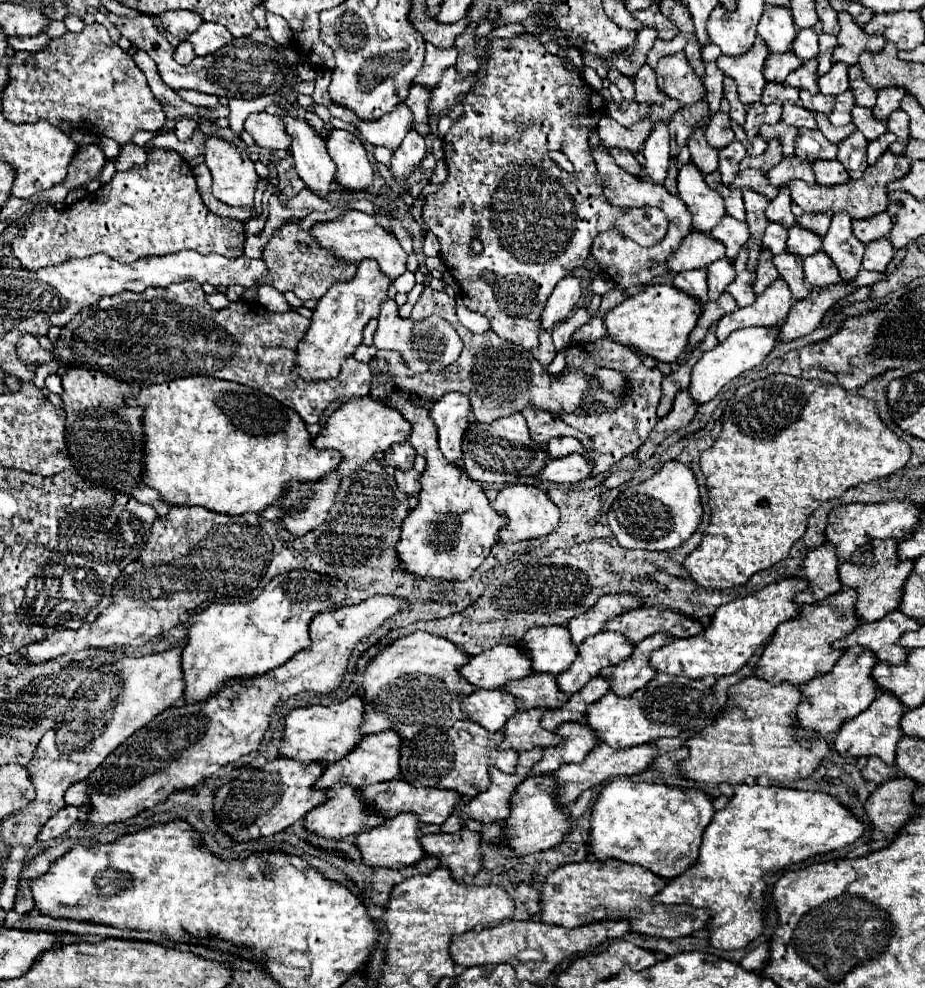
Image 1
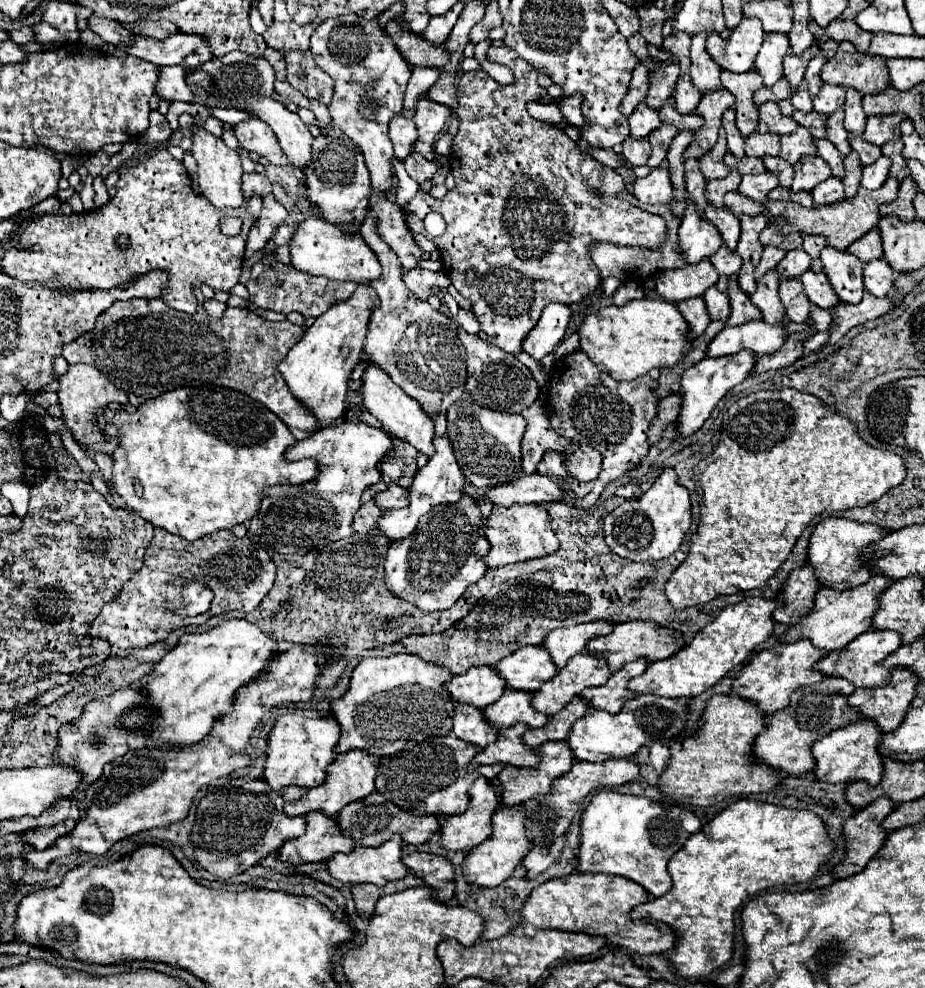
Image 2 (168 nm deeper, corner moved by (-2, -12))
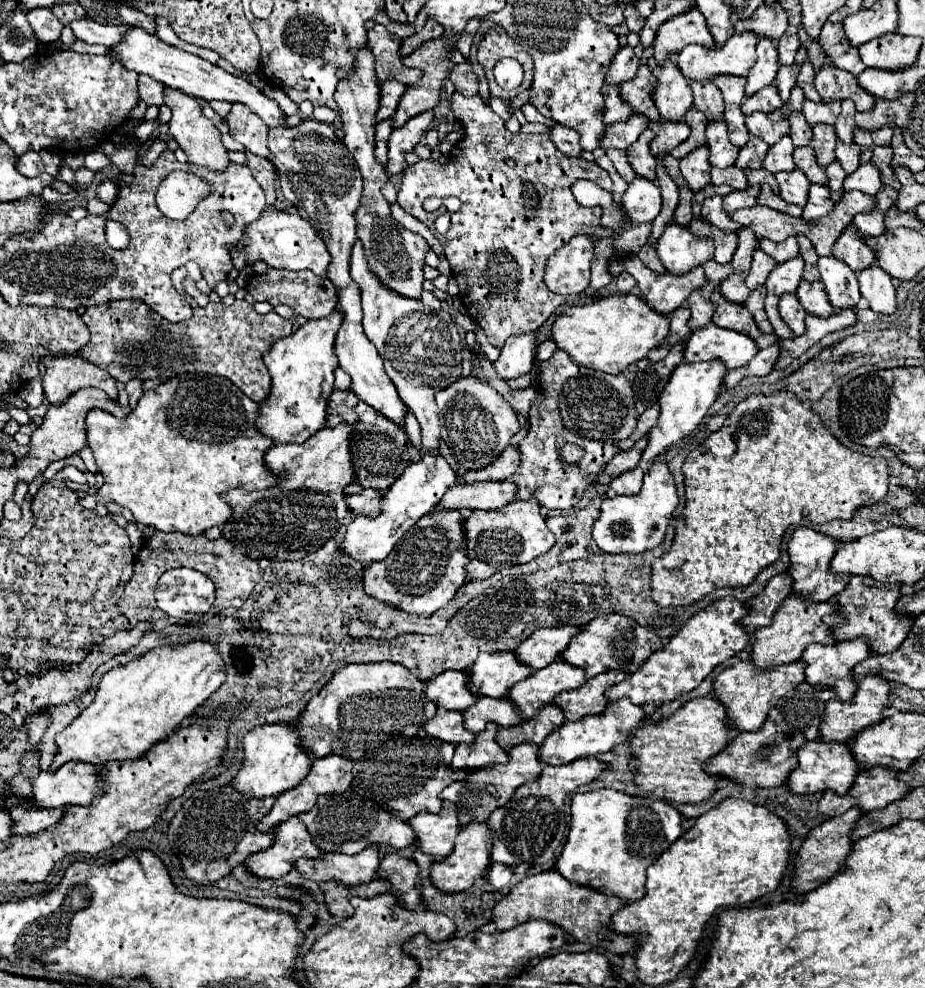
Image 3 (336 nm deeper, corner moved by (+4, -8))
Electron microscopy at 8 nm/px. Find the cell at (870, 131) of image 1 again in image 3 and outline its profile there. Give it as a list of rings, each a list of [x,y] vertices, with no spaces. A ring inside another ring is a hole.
[[[836,143],[836,161],[842,165],[842,169],[850,175],[854,173],[860,165],[868,163],[872,157],[872,149],[868,147],[862,147],[862,145],[856,145],[856,143]]]

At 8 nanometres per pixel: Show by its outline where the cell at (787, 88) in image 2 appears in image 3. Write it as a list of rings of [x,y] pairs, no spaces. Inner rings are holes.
[[[768,85],[768,87],[764,87],[760,93],[756,93],[756,95],[752,95],[752,97],[746,97],[746,101],[742,103],[742,113],[744,113],[744,115],[756,113],[756,111],[772,113],[772,111],[778,109],[778,107],[782,107],[780,95],[776,95],[776,87],[774,87],[774,85]]]

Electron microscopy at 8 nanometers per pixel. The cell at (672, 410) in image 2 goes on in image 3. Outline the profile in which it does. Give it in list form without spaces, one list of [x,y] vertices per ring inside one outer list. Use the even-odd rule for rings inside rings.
[[[652,405],[650,409],[646,409],[646,411],[640,415],[634,433],[632,433],[628,439],[624,439],[624,441],[620,443],[620,447],[624,447],[624,451],[626,451],[626,449],[630,449],[630,447],[634,445],[634,441],[646,437],[646,431],[650,431],[650,429],[656,425],[656,419],[658,419],[658,405]]]

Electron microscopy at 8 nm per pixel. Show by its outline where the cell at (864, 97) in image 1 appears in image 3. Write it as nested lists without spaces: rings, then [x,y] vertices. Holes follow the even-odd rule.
[[[846,99],[842,103],[842,113],[834,123],[834,131],[836,131],[836,135],[842,143],[852,143],[852,131],[856,127],[854,125],[854,115],[856,115],[856,109],[852,107],[852,101]]]

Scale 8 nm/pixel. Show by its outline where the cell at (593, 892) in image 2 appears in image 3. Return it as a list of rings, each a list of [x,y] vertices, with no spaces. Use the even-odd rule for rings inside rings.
[[[542,871],[538,875],[524,877],[520,883],[516,883],[506,897],[502,897],[494,909],[492,909],[492,923],[496,925],[498,931],[516,927],[528,919],[540,919],[548,921],[552,925],[558,925],[564,929],[566,935],[574,937],[580,943],[588,943],[592,947],[600,947],[610,953],[630,953],[636,949],[636,943],[632,937],[626,935],[616,935],[610,931],[610,915],[616,909],[622,909],[626,903],[620,897],[604,895],[598,893],[590,887],[576,885],[566,881],[558,871]]]

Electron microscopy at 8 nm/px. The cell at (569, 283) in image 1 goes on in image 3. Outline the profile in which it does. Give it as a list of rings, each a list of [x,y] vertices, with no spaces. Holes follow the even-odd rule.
[[[536,333],[508,339],[508,343],[502,347],[500,357],[494,363],[494,369],[500,373],[500,377],[510,381],[530,373],[536,355],[536,343]]]

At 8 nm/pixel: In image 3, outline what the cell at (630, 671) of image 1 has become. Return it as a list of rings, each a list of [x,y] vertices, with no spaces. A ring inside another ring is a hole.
[[[608,671],[608,673],[596,675],[596,677],[588,679],[588,683],[582,685],[580,689],[564,691],[564,693],[556,695],[554,703],[564,711],[568,721],[580,721],[586,715],[600,715],[608,705],[604,691],[610,685],[616,685],[624,679],[626,679],[626,675],[622,671]]]

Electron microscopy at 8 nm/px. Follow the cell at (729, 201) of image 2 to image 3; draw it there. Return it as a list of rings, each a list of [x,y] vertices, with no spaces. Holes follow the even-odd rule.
[[[708,197],[702,205],[702,219],[716,225],[724,233],[736,233],[740,227],[728,217],[728,213],[722,209],[722,197]]]

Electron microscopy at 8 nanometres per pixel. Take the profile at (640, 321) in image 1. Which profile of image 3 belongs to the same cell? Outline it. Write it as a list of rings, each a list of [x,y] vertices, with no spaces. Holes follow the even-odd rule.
[[[612,295],[586,305],[566,307],[552,323],[552,339],[558,349],[566,351],[578,365],[620,373],[630,363],[636,363],[648,355],[668,335],[668,317],[652,311],[636,295]]]

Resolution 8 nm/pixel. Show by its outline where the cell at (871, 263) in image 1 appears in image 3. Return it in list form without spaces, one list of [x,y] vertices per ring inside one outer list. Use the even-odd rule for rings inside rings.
[[[878,265],[868,267],[868,271],[858,273],[860,293],[868,301],[870,309],[882,315],[892,315],[898,309],[896,303],[896,287],[892,283],[892,277],[880,269]]]

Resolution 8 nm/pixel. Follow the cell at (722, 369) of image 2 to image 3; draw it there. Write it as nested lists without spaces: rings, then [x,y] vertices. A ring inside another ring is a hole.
[[[716,361],[682,363],[674,369],[670,381],[666,383],[666,387],[660,395],[660,401],[658,401],[660,417],[658,417],[658,423],[652,427],[652,431],[648,431],[648,447],[642,451],[642,459],[640,459],[642,463],[652,463],[666,447],[684,439],[700,425],[700,421],[708,413],[710,405],[718,397],[718,389],[722,385],[724,375],[726,375],[726,367]]]

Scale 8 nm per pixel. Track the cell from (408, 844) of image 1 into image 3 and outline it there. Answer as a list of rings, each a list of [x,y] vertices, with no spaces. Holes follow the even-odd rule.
[[[366,847],[356,855],[320,855],[316,859],[296,859],[294,869],[316,883],[340,881],[344,885],[370,883],[380,865],[378,847]]]

